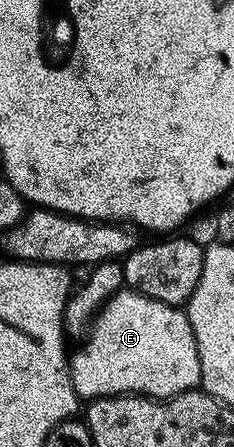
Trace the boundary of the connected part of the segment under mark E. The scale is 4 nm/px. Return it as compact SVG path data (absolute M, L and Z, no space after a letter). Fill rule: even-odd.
M121 288L119 293L104 302L99 313L95 314L92 330L83 338L84 346L70 357L72 382L77 398L118 397L139 395L153 399L177 397L178 394L200 385L200 364L194 331L188 322L183 308L166 303L158 303L130 288Z

